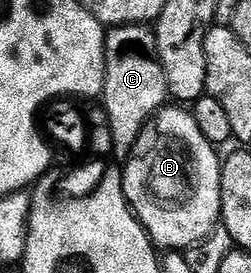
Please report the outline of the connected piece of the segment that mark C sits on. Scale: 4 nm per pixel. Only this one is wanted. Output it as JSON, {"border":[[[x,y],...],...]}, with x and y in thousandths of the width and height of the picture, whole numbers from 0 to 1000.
{"border":[[[478,88],[442,99],[422,121],[422,282],[414,286],[398,381],[430,418],[458,575],[514,575],[518,557],[534,546],[534,527],[574,476],[574,462],[629,421],[665,366],[661,289],[645,231],[629,220],[629,158],[614,136],[614,103],[574,88]]]}

